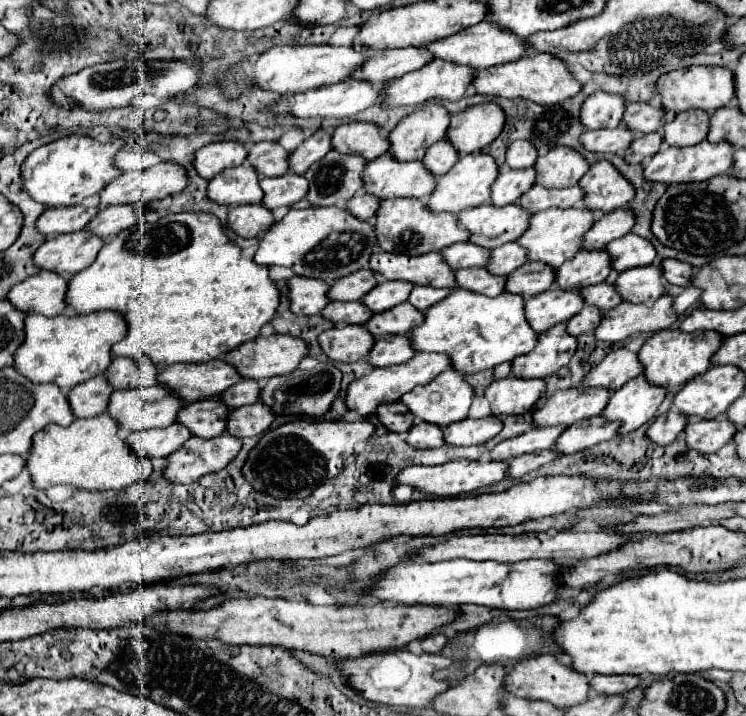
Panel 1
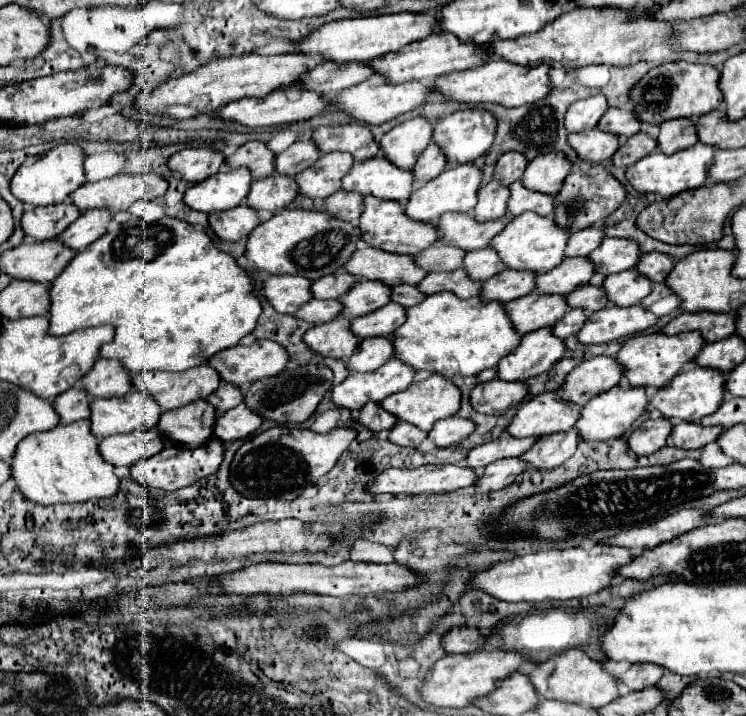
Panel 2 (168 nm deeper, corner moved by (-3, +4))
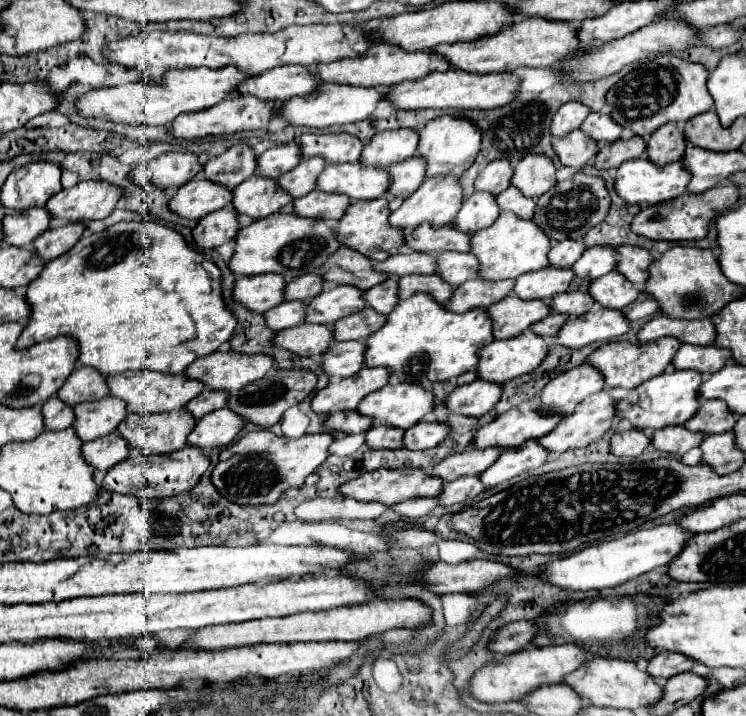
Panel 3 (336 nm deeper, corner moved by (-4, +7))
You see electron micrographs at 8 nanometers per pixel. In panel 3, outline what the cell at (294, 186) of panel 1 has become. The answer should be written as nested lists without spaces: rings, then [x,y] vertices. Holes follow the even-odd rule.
[[[254,175],[248,181],[234,187],[234,207],[238,213],[246,213],[254,219],[268,217],[292,203],[292,195],[284,191],[276,179]]]

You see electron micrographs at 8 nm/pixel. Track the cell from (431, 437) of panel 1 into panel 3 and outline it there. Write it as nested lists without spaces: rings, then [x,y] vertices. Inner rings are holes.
[[[372,425],[366,433],[366,443],[372,449],[400,449],[404,447],[404,431],[388,425]]]

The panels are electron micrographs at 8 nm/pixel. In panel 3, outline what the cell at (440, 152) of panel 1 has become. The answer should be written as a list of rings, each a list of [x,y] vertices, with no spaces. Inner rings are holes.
[[[412,157],[404,163],[396,163],[388,169],[392,183],[390,183],[390,193],[396,197],[410,197],[426,179],[426,159],[424,157]]]

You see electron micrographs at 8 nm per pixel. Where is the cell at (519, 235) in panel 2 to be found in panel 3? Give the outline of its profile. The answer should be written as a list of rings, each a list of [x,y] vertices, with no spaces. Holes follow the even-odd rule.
[[[502,211],[500,217],[486,229],[472,235],[472,253],[480,259],[484,279],[516,279],[522,273],[538,271],[550,265],[548,251],[552,249],[550,237],[534,223],[512,215],[512,211]]]

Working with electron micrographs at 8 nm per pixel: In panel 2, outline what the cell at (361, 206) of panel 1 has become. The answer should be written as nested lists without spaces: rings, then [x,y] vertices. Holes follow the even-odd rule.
[[[339,190],[335,194],[331,194],[331,198],[327,198],[319,210],[327,212],[327,214],[335,214],[335,218],[343,218],[345,222],[357,222],[361,216],[361,194],[355,192],[345,192]]]

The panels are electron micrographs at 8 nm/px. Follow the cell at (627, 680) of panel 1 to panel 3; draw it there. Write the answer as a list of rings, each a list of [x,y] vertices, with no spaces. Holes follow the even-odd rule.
[[[660,651],[648,661],[646,673],[662,683],[662,681],[670,679],[672,675],[690,671],[692,665],[694,665],[692,659],[684,659],[684,655],[676,655],[676,653],[670,653],[670,651]]]

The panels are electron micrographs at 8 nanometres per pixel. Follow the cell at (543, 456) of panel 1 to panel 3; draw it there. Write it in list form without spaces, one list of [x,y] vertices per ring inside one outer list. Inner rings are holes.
[[[480,473],[464,475],[462,479],[448,483],[446,489],[438,495],[438,499],[440,499],[440,505],[456,505],[456,503],[472,499],[472,497],[484,493],[484,491],[486,491],[486,487],[480,481]]]

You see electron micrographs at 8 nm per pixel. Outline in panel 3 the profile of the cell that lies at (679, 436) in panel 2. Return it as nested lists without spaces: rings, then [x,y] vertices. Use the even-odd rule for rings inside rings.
[[[668,425],[662,429],[656,429],[650,433],[652,445],[658,451],[674,453],[674,455],[684,455],[688,449],[698,447],[704,439],[704,433],[700,431],[688,431],[684,425]]]

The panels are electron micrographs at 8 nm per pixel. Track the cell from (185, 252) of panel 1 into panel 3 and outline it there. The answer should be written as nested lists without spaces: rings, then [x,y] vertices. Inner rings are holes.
[[[122,221],[122,223],[116,223],[116,225],[112,225],[112,227],[108,227],[100,233],[92,233],[88,237],[82,237],[68,253],[48,261],[48,265],[44,267],[40,277],[28,285],[26,301],[32,305],[32,317],[30,317],[26,329],[22,331],[20,339],[18,339],[18,349],[26,349],[32,343],[54,339],[56,335],[72,335],[80,345],[80,359],[78,361],[82,365],[96,367],[102,375],[116,375],[116,373],[124,373],[124,371],[130,371],[130,369],[132,371],[154,369],[154,371],[162,371],[162,373],[170,373],[170,375],[180,375],[180,373],[186,371],[186,367],[194,359],[216,351],[224,341],[228,341],[232,337],[232,333],[236,329],[234,311],[226,309],[226,303],[224,303],[224,297],[222,297],[222,271],[218,269],[218,265],[214,261],[206,259],[200,251],[192,249],[176,229],[166,227],[158,221],[148,221],[148,223],[144,223],[144,221]]]

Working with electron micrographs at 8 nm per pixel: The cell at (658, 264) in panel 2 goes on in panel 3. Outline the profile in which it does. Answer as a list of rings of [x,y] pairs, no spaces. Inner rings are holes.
[[[624,245],[616,249],[620,253],[618,259],[618,271],[628,277],[632,281],[632,285],[636,285],[638,291],[642,291],[644,283],[648,281],[648,269],[654,261],[654,257],[650,255],[650,251],[642,249],[642,247],[634,247],[634,245]]]

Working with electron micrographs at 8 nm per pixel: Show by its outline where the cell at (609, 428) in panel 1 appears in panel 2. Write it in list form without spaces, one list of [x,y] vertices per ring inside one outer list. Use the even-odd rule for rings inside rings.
[[[575,430],[541,436],[535,442],[535,446],[531,446],[531,450],[527,450],[519,458],[535,470],[551,470],[555,466],[561,466],[567,458],[575,454],[577,442],[579,442],[579,436]]]

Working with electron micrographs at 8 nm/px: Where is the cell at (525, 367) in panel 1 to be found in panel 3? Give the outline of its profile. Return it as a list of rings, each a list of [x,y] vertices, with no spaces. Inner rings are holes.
[[[526,331],[518,337],[506,339],[506,341],[492,341],[488,347],[484,347],[484,351],[480,351],[480,363],[476,367],[480,379],[484,381],[492,381],[492,383],[508,383],[514,377],[526,375],[534,369],[540,367],[540,363],[546,359],[548,355],[548,345],[540,335],[534,335],[532,331]]]

